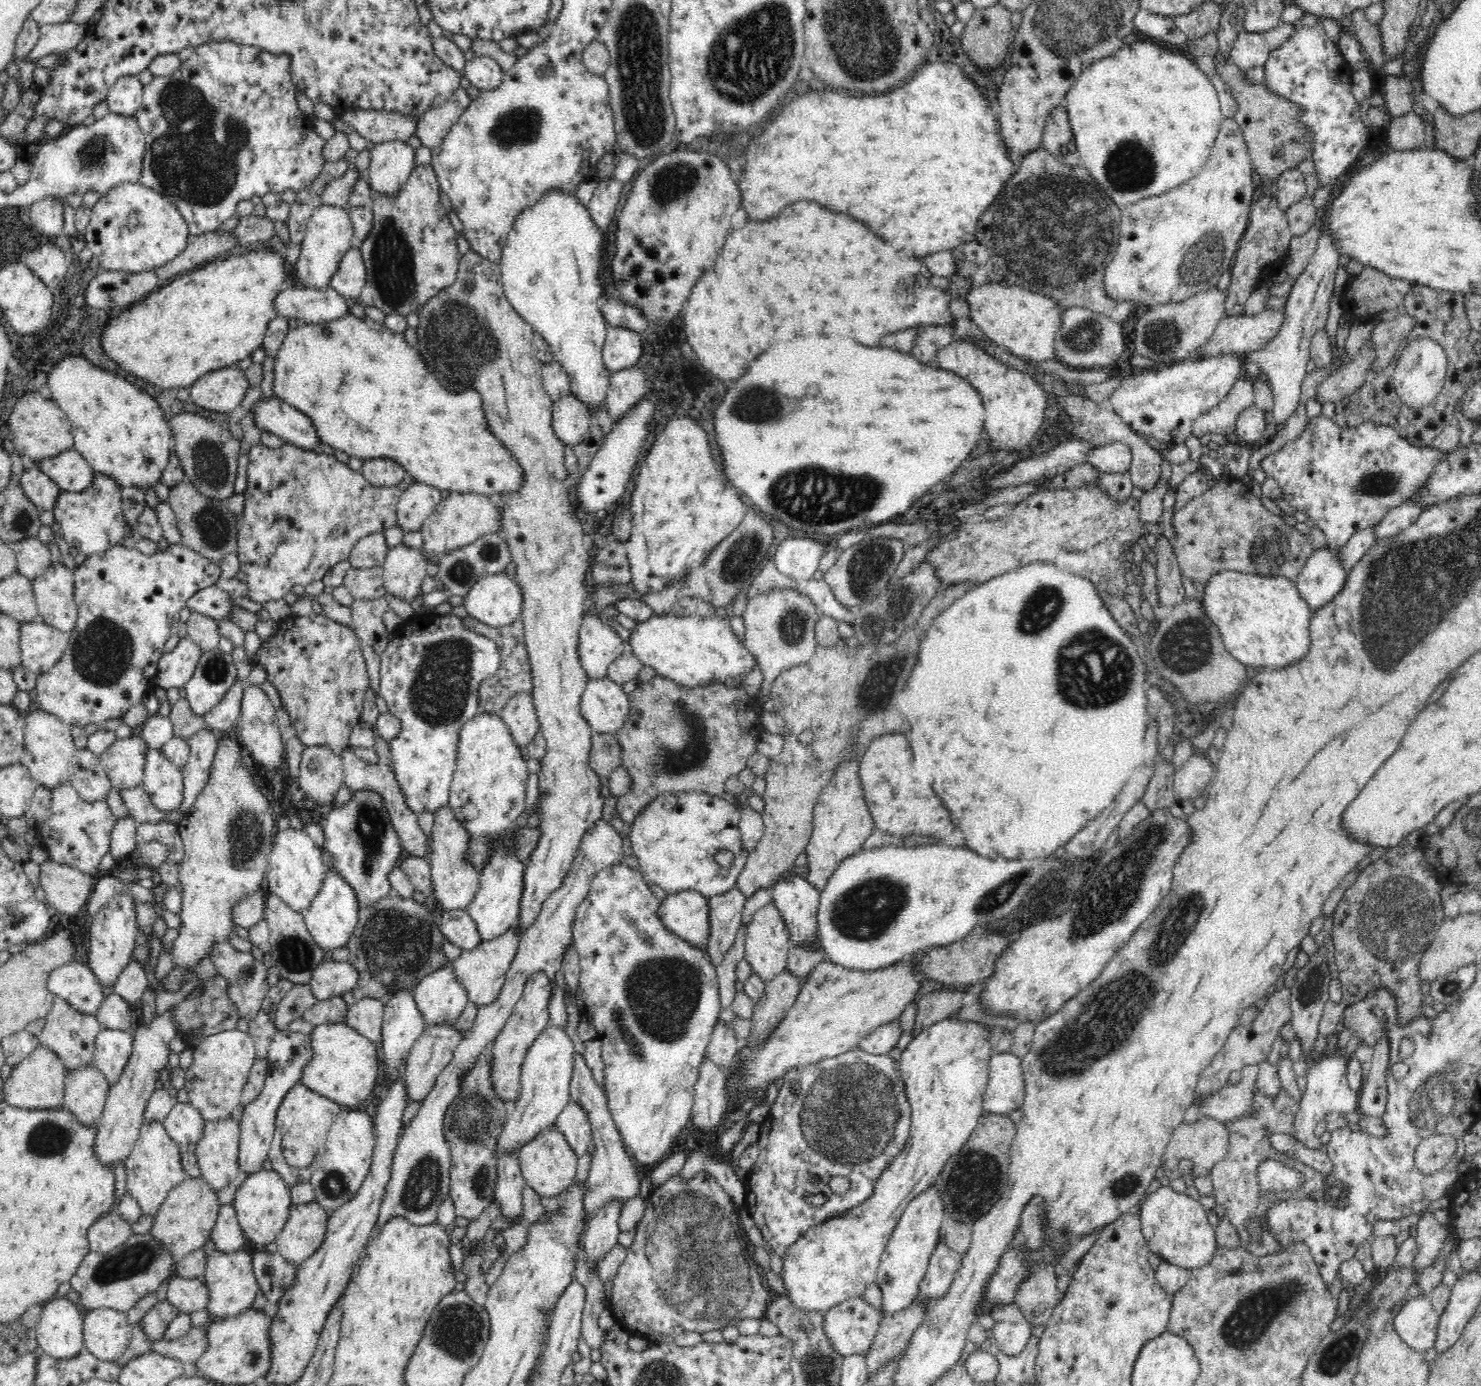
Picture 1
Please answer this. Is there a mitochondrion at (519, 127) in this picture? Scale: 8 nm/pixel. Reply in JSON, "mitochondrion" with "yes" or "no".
{"mitochondrion":"yes"}

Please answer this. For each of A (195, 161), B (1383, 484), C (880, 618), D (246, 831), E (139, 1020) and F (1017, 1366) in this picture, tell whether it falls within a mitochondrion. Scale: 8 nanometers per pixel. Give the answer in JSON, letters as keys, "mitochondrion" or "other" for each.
{"A":"mitochondrion","B":"mitochondrion","C":"mitochondrion","D":"mitochondrion","E":"other","F":"other"}

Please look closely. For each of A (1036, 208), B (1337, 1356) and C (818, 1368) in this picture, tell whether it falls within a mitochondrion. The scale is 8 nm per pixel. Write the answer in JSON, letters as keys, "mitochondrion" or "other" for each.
{"A":"mitochondrion","B":"mitochondrion","C":"mitochondrion"}

